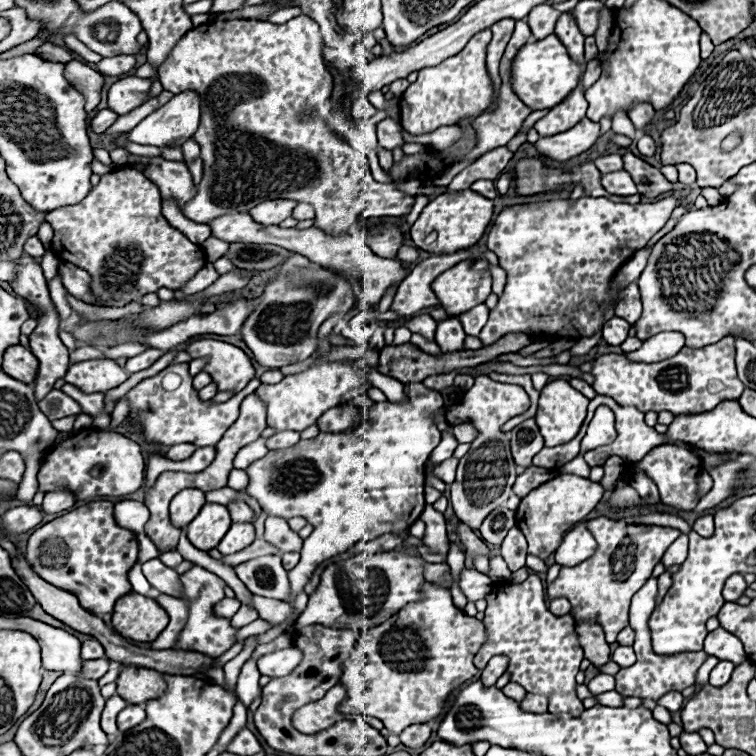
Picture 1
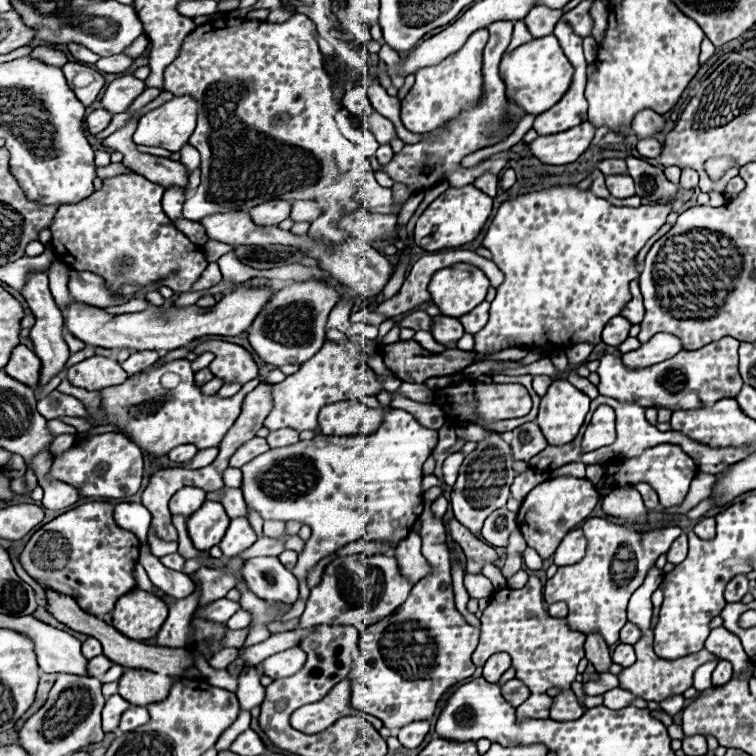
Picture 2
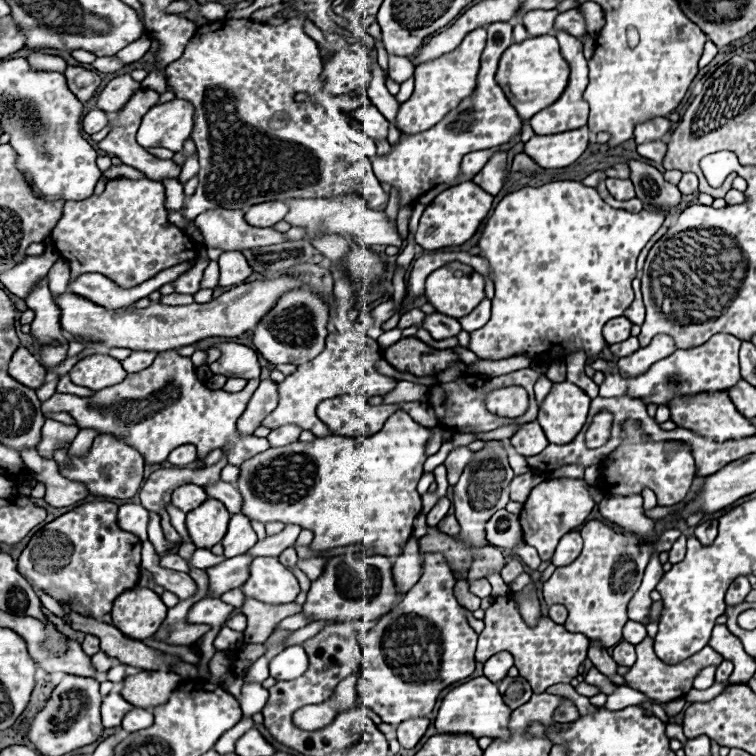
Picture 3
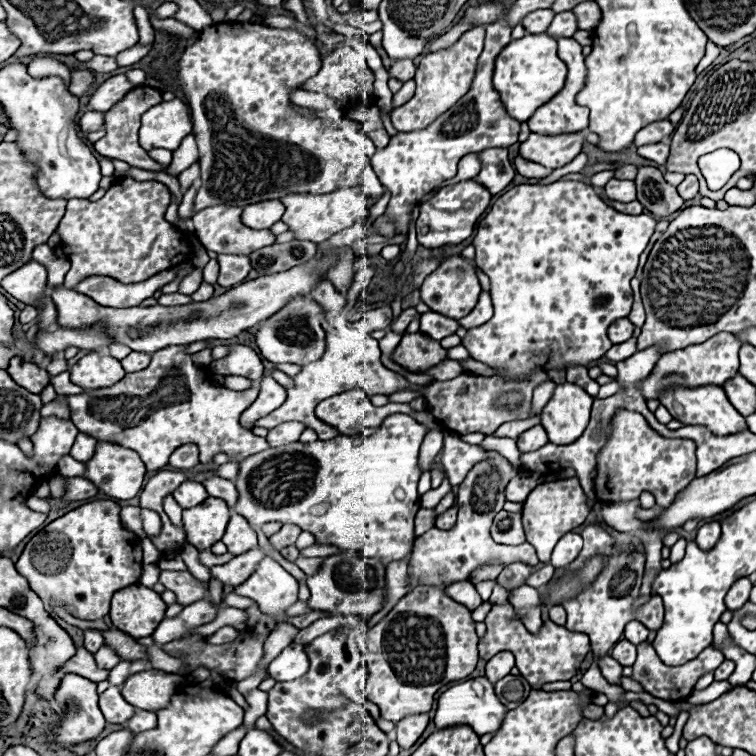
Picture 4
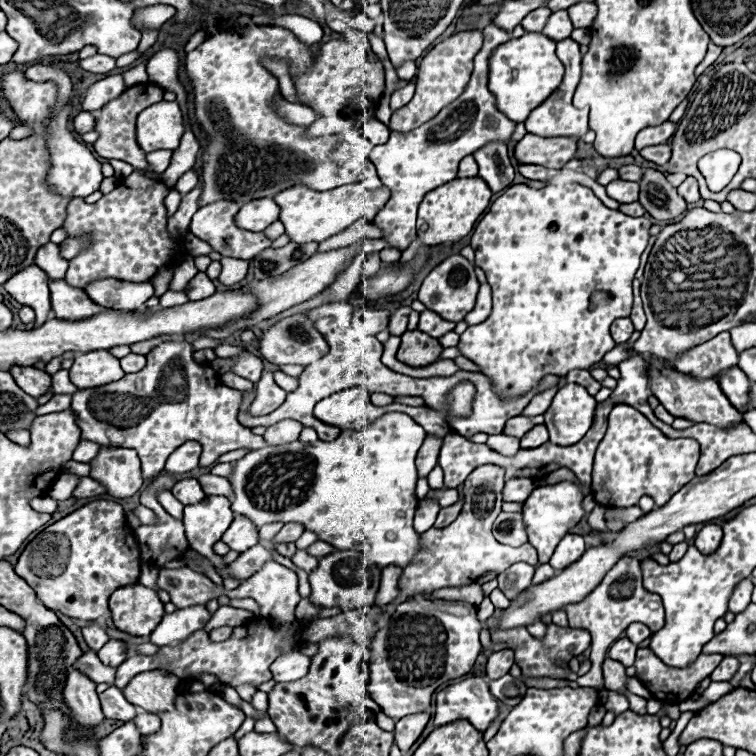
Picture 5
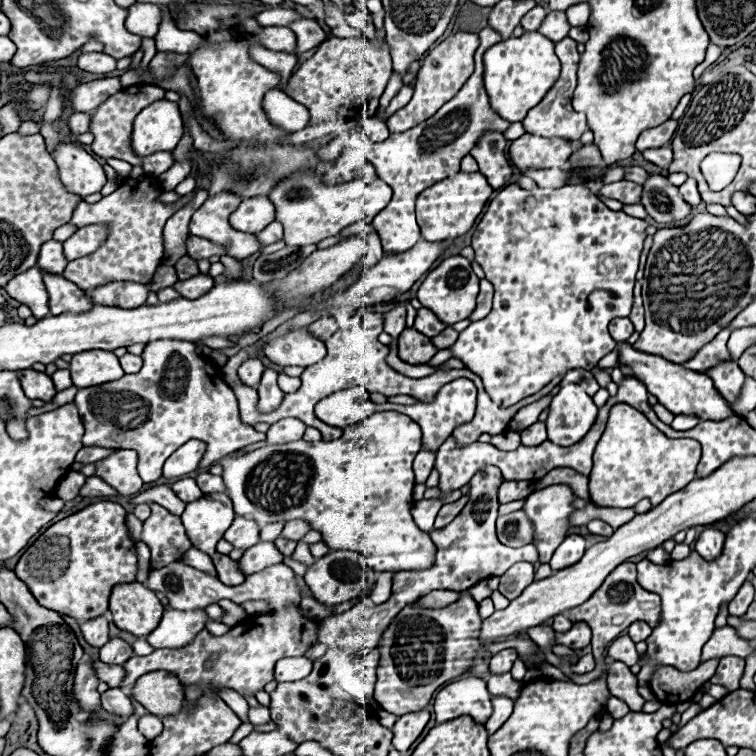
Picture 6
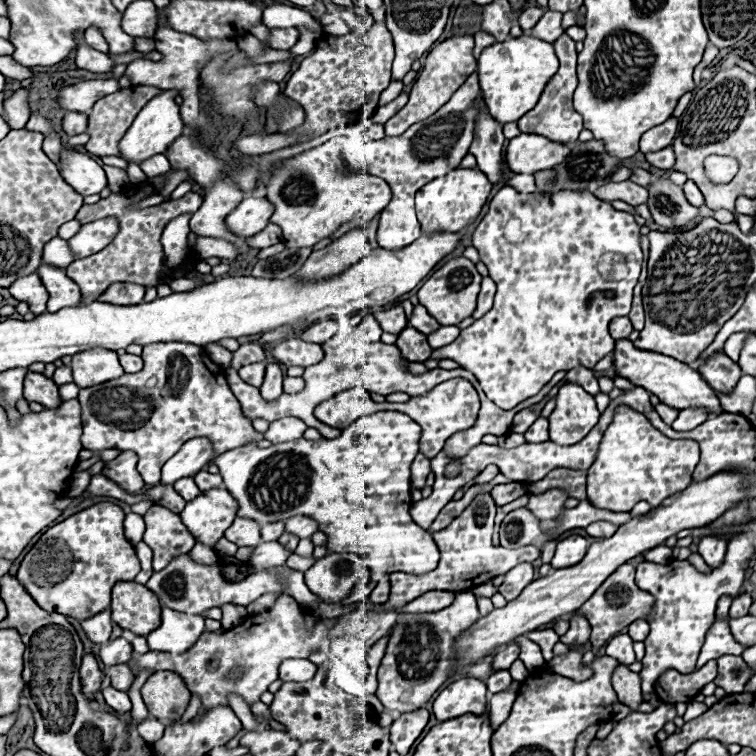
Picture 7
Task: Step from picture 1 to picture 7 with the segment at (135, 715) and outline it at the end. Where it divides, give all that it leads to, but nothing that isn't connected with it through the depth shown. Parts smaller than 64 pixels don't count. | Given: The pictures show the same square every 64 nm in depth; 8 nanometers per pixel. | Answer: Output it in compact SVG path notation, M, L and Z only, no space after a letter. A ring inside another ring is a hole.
M148 716L146 720L142 720L140 724L138 724L138 732L140 732L140 736L148 742L148 744L154 744L156 740L160 740L160 736L164 734L164 724L158 720L158 718L152 718L152 716Z

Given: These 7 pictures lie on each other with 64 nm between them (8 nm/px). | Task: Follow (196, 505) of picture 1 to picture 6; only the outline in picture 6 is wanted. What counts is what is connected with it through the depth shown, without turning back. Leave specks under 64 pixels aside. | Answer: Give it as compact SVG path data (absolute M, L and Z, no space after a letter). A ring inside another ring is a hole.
M182 478L182 480L174 482L172 484L172 490L176 492L176 496L182 502L192 502L192 500L198 500L202 496L202 490L196 486L196 480L194 478Z

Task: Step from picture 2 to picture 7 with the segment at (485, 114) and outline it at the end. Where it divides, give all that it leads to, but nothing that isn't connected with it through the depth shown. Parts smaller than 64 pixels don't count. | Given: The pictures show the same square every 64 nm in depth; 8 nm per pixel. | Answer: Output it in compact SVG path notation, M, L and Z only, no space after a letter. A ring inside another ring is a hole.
M478 32L478 34L474 34L474 40L476 40L474 56L480 56L480 52L482 52L484 48L488 48L488 44L496 42L496 38L494 38L492 34L488 34L488 32ZM464 82L464 86L460 86L460 90L448 100L448 104L444 104L430 118L422 120L420 124L414 124L400 136L386 136L372 142L368 152L368 170L370 174L386 180L392 188L392 200L380 212L378 220L376 238L382 248L404 248L412 244L412 240L422 236L414 212L414 196L424 184L428 184L428 180L440 178L452 172L452 168L460 166L474 140L474 126L476 116L480 114L482 98L484 96L478 82Z

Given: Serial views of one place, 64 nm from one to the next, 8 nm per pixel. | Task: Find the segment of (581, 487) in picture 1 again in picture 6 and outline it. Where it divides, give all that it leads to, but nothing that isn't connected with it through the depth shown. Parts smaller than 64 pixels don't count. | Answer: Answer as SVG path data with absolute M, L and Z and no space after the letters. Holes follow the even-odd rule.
M554 484L542 490L532 492L524 502L524 512L534 526L534 544L540 552L540 562L546 564L552 558L552 552L564 540L566 530L570 528L568 516L576 510L572 502L576 494L566 484Z

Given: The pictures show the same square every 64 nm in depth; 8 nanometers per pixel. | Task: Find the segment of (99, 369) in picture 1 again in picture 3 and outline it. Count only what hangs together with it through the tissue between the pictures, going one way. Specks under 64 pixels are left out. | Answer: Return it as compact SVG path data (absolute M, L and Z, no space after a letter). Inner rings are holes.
M92 354L82 358L70 372L70 380L78 386L90 388L90 390L100 390L108 388L112 384L118 384L120 380L126 378L126 372L122 364L112 358L112 356L102 356L102 354Z

